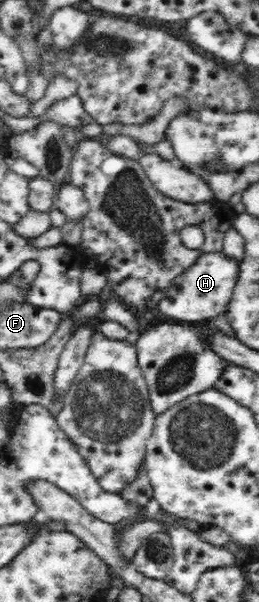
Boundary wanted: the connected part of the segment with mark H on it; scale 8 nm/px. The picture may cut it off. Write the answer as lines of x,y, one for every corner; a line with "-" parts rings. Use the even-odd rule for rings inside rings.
223,252
203,254
195,264
189,265
170,282
157,304
157,310
165,316
171,316
171,319
190,323
214,319
220,312
227,310
239,274
239,262
226,258

